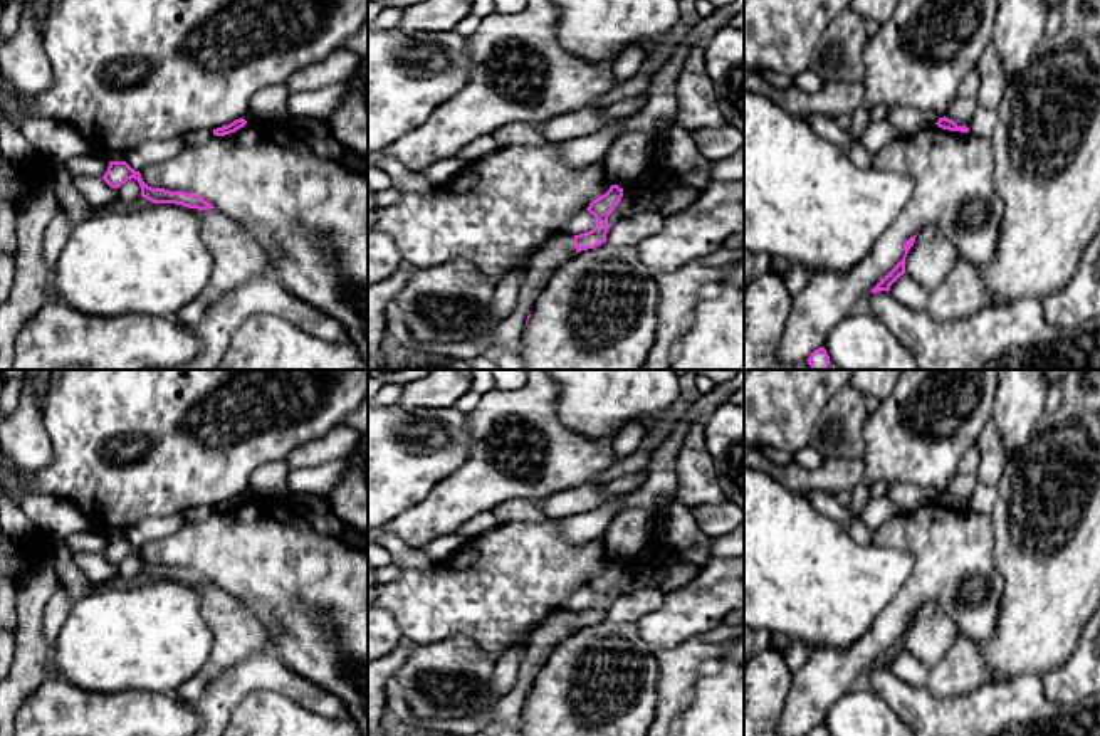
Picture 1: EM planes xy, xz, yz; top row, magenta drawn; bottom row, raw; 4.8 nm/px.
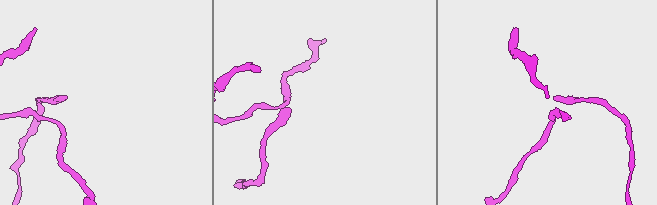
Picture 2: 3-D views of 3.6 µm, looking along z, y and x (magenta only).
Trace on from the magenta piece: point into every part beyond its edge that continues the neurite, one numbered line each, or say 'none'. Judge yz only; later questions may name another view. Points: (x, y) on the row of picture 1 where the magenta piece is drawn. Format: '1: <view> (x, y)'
none

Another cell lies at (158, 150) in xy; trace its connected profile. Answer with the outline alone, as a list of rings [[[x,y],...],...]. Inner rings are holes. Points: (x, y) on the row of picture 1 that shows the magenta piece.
[[[176,136],[171,139],[153,139],[139,145],[138,148],[126,153],[126,163],[134,170],[141,171],[144,166],[153,163],[163,163],[173,158],[183,146],[185,138]]]

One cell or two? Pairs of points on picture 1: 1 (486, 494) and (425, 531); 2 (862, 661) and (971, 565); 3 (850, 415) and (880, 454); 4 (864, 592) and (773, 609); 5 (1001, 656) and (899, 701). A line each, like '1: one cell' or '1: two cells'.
1: one cell
2: one cell
3: two cells
4: one cell
5: two cells

